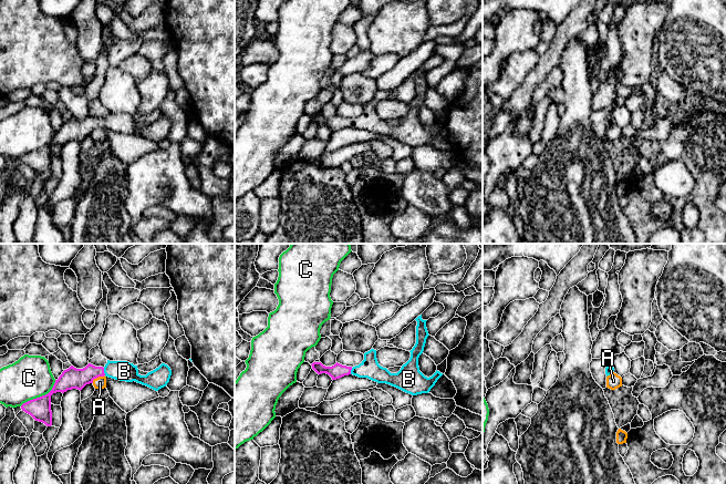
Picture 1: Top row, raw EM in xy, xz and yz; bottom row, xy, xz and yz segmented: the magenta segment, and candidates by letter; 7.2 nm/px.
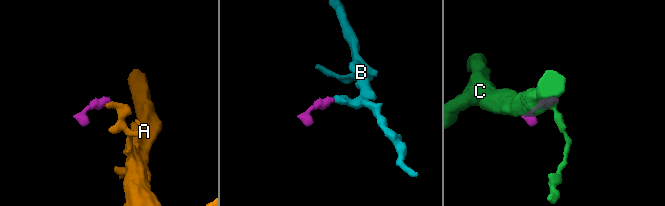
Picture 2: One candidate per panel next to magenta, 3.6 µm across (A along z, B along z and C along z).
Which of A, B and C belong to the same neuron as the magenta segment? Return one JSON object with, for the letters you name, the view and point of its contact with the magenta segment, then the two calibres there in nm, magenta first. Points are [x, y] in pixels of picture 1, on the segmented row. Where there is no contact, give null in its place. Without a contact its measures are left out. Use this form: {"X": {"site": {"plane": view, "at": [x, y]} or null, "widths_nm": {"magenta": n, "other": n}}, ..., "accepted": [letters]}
{"B": {"site": {"plane": "xy", "at": [103, 371]}, "widths_nm": {"magenta": 160, "other": 140}}, "accepted": ["B"]}

